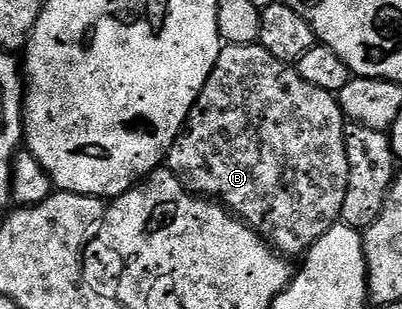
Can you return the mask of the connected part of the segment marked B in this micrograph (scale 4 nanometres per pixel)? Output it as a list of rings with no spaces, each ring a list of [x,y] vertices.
[[[228,44],[220,50],[215,69],[209,74],[197,102],[191,107],[182,132],[173,142],[171,149],[167,151],[165,164],[188,192],[222,204],[224,208],[238,216],[244,224],[249,225],[258,236],[263,237],[276,252],[287,258],[292,258],[291,256],[299,258],[315,245],[317,238],[321,238],[321,234],[325,234],[325,230],[340,223],[341,206],[345,206],[345,190],[349,186],[349,158],[345,154],[344,127],[345,117],[336,93],[320,90],[318,86],[305,82],[305,78],[301,78],[301,74],[295,71],[292,65],[282,64],[260,44],[250,44],[249,46]]]

